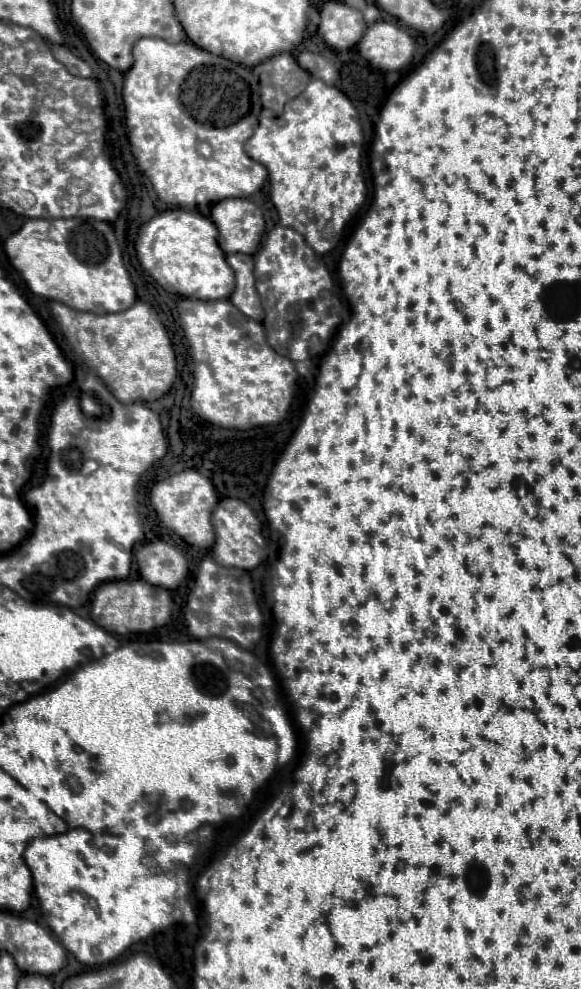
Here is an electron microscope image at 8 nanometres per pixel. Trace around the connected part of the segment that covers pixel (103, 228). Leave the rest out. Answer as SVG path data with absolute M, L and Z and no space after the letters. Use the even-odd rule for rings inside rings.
M30 218L6 240L4 248L12 266L36 296L94 314L128 310L136 302L134 284L124 266L112 224L108 222L90 218Z

